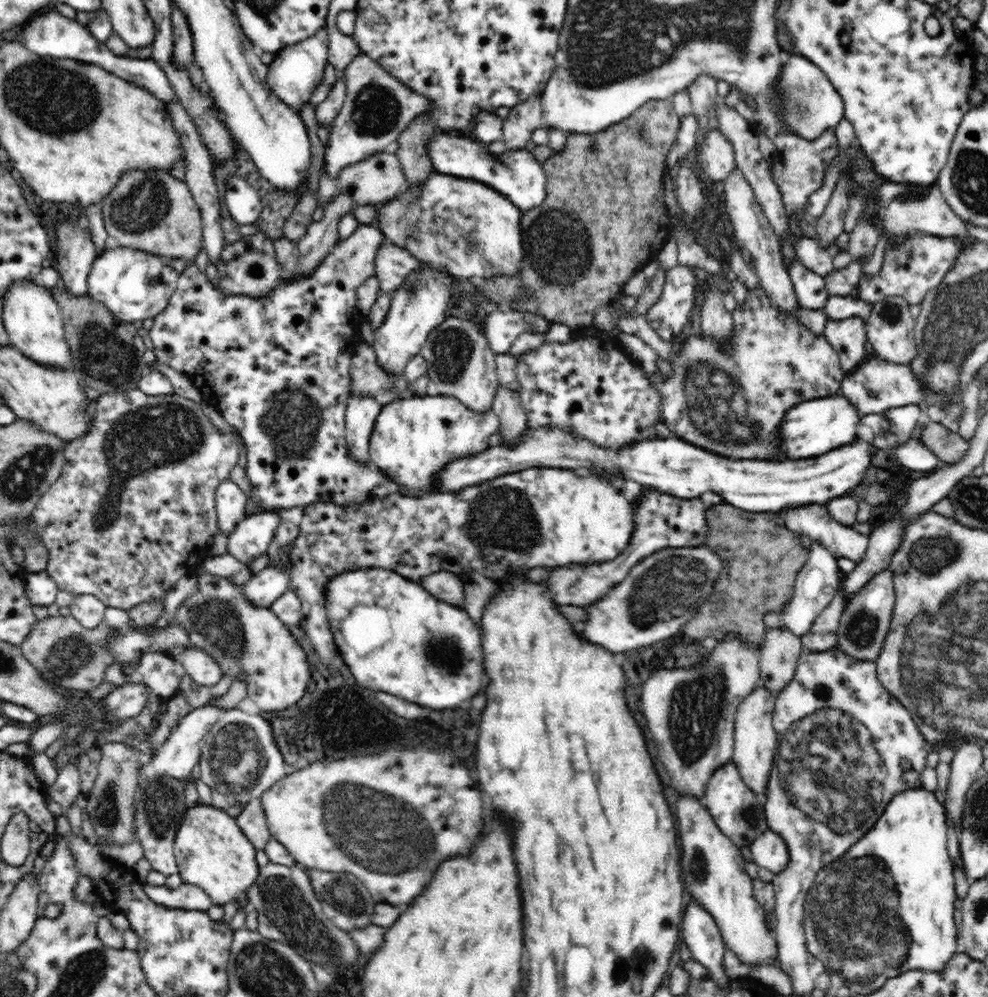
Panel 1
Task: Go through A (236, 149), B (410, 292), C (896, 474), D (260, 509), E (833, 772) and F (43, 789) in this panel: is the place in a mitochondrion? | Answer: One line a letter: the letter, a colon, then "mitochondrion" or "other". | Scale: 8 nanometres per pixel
A: other
B: mitochondrion
C: other
D: other
E: mitochondrion
F: other

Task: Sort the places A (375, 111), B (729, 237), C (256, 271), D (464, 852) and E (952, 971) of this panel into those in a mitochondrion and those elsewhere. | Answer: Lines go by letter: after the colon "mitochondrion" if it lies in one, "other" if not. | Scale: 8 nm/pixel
A: mitochondrion
B: other
C: other
D: other
E: other

